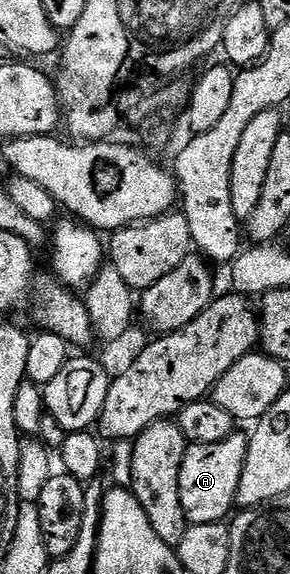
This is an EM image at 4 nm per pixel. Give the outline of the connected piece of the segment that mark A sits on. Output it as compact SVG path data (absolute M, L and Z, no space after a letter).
M235 434L224 438L224 442L190 444L187 447L180 466L180 504L184 506L190 524L217 524L235 511L240 474L244 474L244 458L249 445L245 435Z

